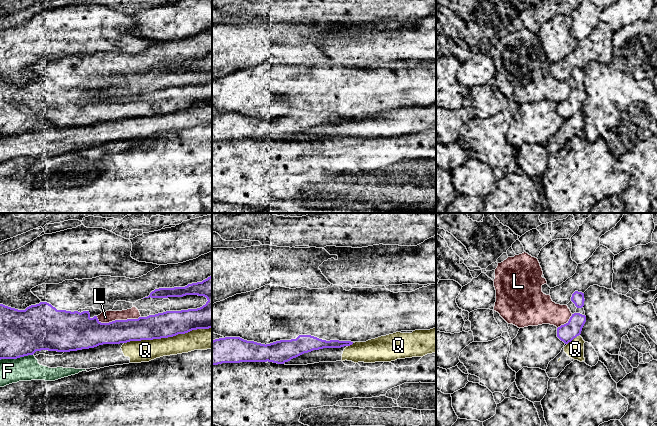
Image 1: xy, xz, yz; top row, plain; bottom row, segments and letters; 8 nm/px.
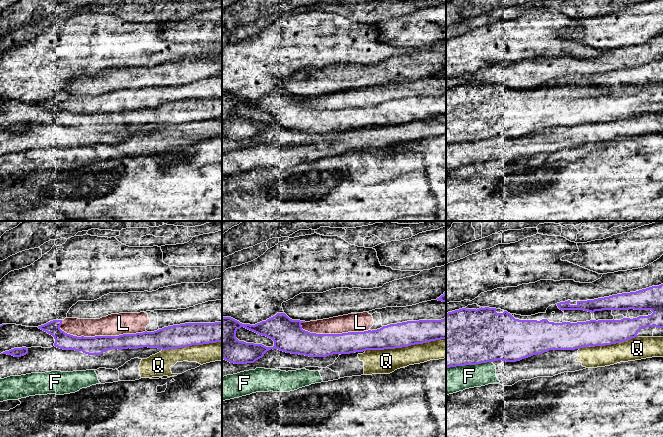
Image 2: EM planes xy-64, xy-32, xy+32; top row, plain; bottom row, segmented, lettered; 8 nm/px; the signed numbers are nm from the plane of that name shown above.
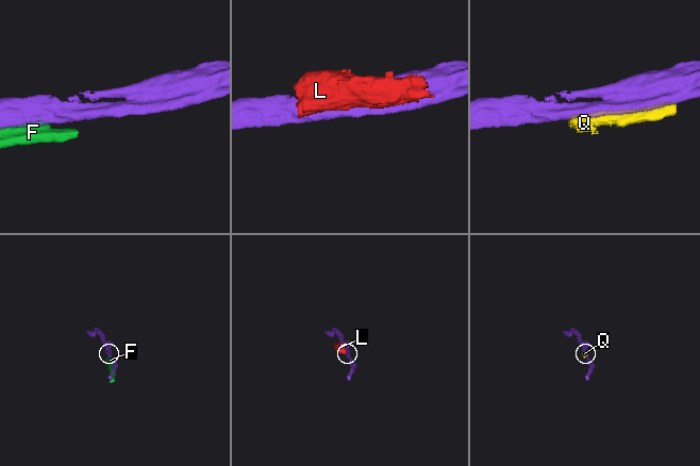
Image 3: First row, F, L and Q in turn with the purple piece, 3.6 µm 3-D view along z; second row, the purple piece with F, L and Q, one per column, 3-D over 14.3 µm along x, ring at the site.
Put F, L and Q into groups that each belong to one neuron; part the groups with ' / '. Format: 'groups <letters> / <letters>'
groups F Q / L

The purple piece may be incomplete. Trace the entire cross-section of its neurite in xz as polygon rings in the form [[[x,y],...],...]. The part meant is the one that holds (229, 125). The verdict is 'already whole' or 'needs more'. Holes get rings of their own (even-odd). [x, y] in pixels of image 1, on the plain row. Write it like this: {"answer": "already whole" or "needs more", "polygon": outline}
{"answer": "already whole", "polygon": [[[299,111],[296,115],[280,116],[266,121],[240,113],[225,113],[212,117],[212,141],[267,137],[284,140],[313,126],[341,124],[352,120],[351,117],[326,117],[311,111]]]}

